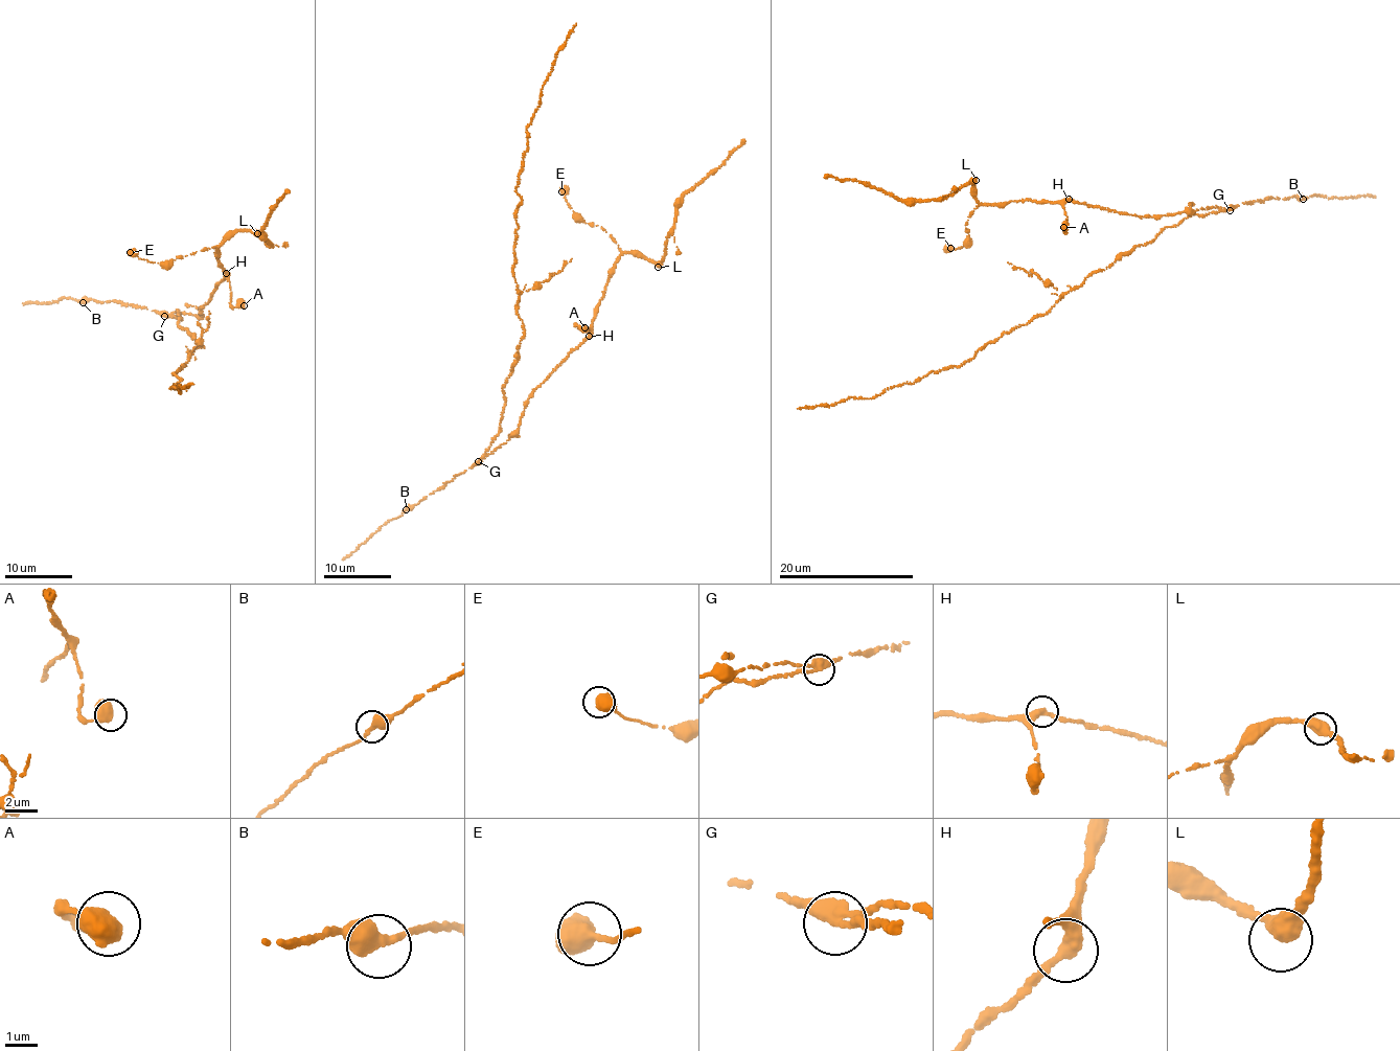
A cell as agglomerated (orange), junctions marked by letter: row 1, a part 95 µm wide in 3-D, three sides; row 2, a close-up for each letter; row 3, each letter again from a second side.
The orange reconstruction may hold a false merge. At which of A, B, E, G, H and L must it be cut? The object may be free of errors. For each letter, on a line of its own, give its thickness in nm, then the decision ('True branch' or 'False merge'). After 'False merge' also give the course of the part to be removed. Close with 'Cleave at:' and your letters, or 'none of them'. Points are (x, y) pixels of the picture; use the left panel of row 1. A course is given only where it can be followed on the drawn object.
A: Thickness 440 nm. True branch
B: Thickness 420 nm. True branch
E: Thickness 400 nm. True branch
G: Thickness 420 nm. False merge. Course of the part to remove: (164, 316), (179, 314), (202, 346), (188, 350), (170, 388), (192, 384)
H: Thickness 400 nm. True branch
L: Thickness 440 nm. True branch
Cleave at: G

